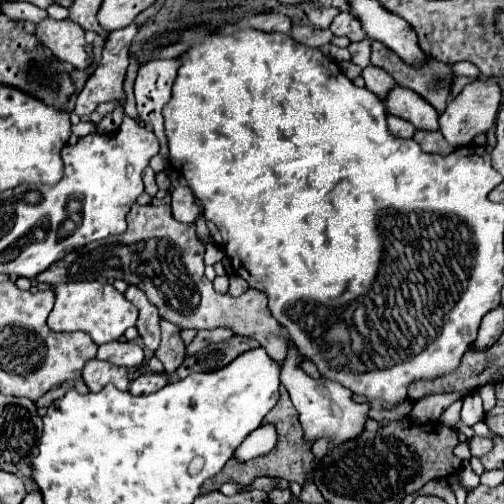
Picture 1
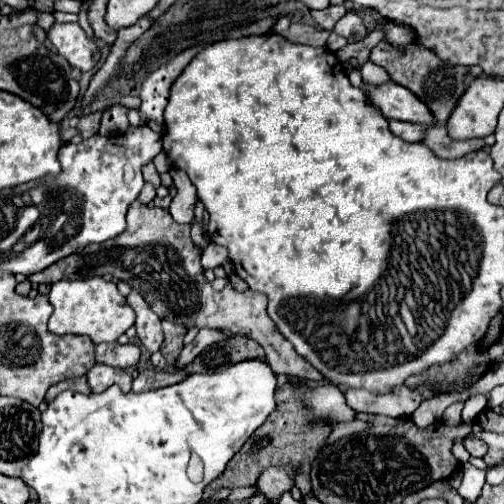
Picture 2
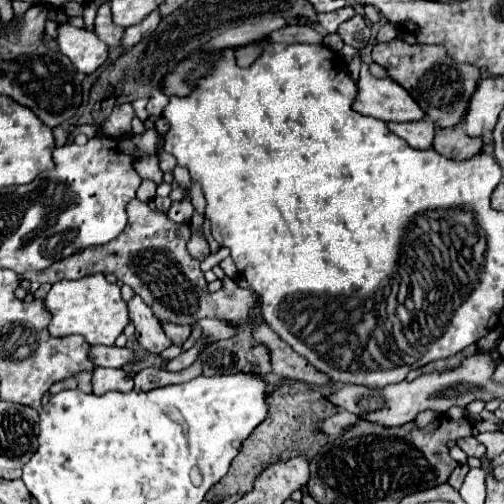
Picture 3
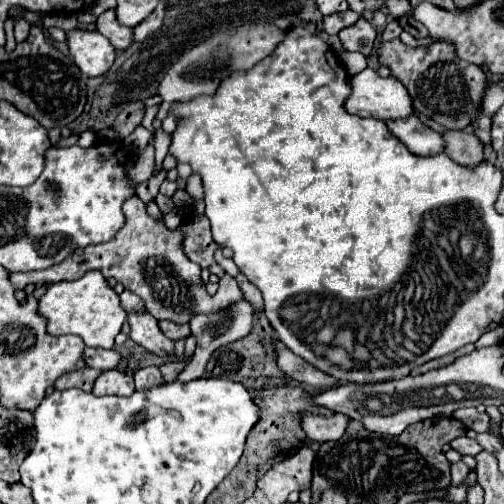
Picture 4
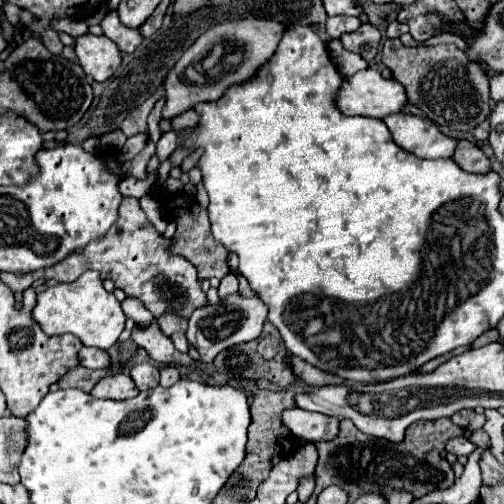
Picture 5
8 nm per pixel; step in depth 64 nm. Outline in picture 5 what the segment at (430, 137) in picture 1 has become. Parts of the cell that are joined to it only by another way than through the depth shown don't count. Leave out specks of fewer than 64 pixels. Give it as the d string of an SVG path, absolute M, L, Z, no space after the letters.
M458 140L458 148L456 148L456 154L454 154L452 160L462 170L472 172L472 174L488 174L492 170L484 152L468 140Z

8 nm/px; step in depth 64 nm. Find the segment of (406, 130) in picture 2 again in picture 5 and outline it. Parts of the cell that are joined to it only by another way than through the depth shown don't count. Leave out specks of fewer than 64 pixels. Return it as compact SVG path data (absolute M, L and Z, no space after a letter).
M390 114L384 118L394 142L404 148L406 152L418 156L418 158L452 158L452 152L456 150L456 140L442 134L440 128L436 124L432 124L426 118L420 116L412 116L412 114Z

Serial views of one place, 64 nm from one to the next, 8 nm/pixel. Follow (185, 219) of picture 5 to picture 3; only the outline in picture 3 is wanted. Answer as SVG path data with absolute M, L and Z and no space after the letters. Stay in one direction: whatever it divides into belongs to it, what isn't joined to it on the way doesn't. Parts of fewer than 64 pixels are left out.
M198 228L192 232L192 238L188 242L188 252L196 258L196 260L204 260L208 254L210 254L210 244L204 236L204 228Z

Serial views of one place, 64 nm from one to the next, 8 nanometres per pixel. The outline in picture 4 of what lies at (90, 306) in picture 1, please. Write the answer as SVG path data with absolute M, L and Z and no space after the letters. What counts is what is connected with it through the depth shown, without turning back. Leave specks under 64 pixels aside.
M96 270L86 272L80 280L52 284L46 294L40 298L38 312L46 318L46 330L50 336L76 334L84 340L86 346L112 348L116 334L126 322L126 310L120 306L118 294L106 284L104 276Z

